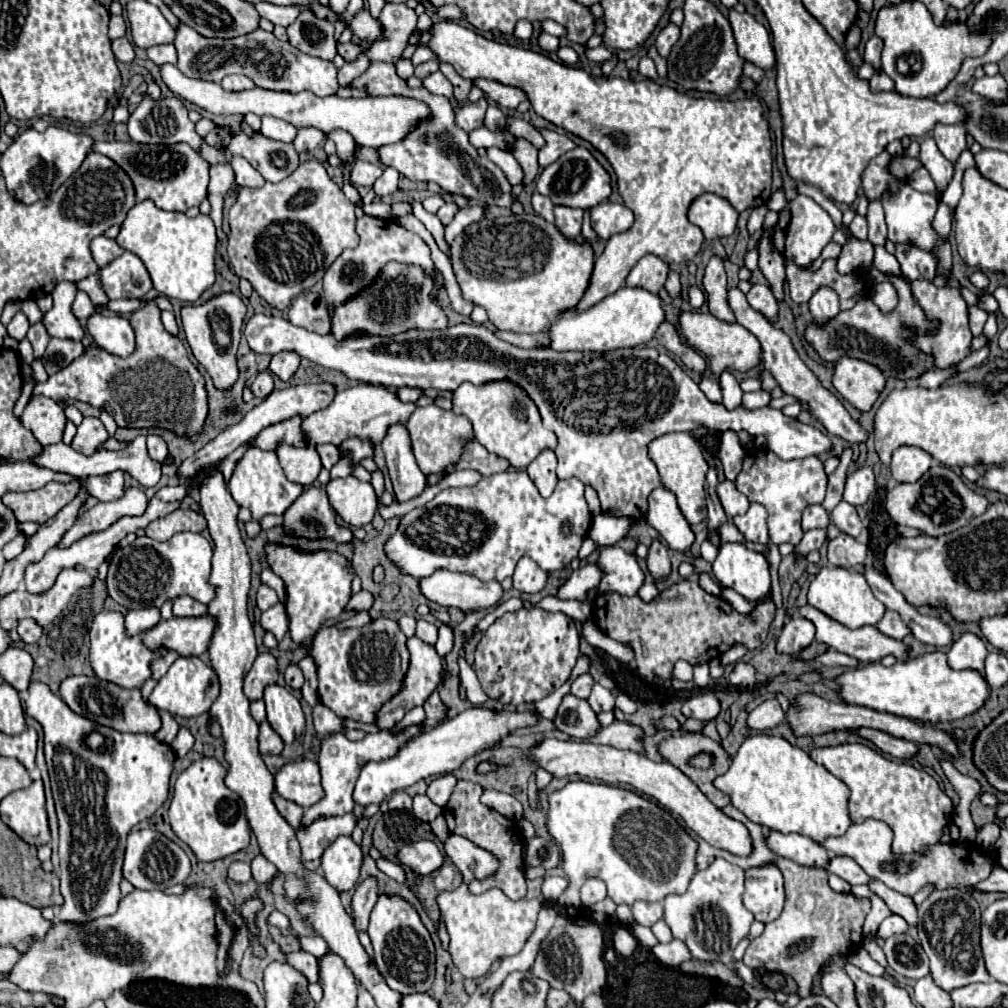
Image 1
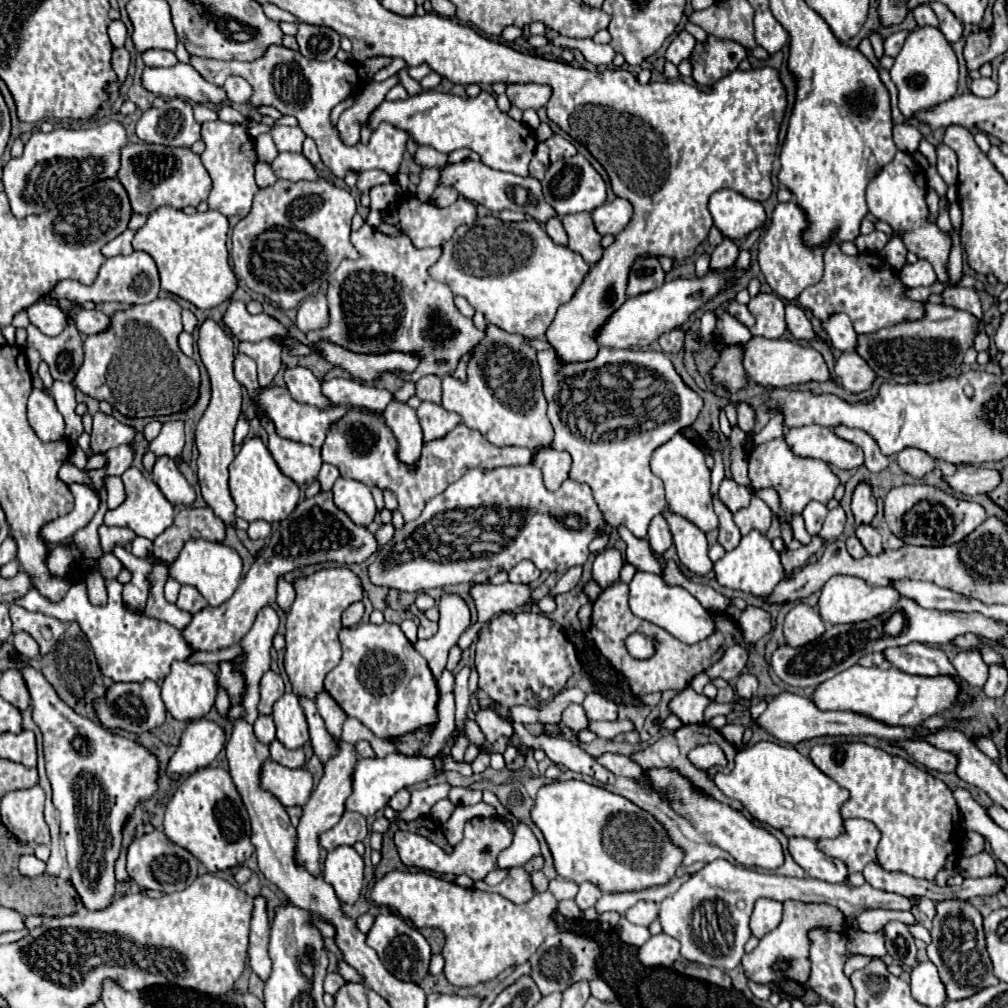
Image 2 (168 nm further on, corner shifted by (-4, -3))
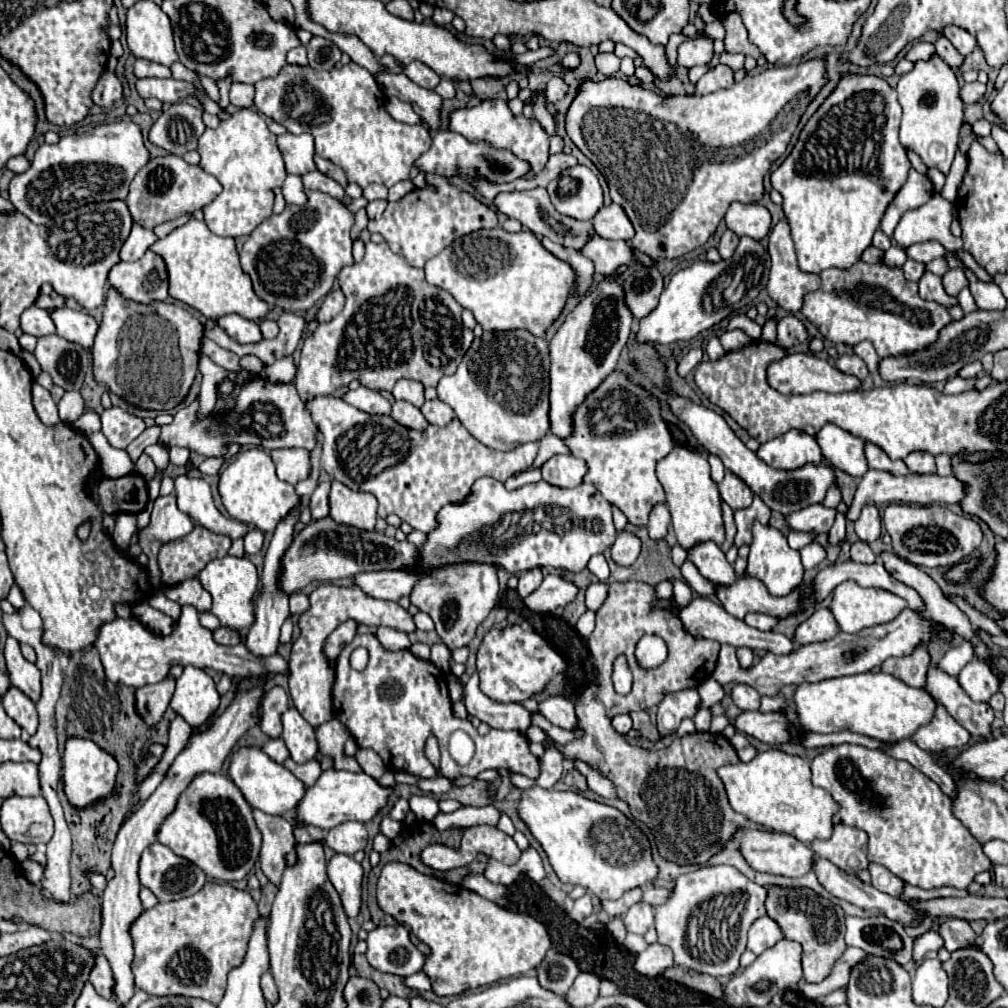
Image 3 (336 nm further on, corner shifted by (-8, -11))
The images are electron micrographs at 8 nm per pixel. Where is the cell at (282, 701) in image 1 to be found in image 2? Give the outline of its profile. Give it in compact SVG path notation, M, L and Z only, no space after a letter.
M286 692L280 700L276 700L272 718L276 722L276 738L286 748L302 748L310 740L308 724L296 694Z

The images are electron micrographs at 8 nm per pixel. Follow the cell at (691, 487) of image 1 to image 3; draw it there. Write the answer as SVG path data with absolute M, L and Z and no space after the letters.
M676 445L674 450L662 458L656 466L660 484L666 490L666 504L672 514L672 526L678 538L678 544L684 550L694 548L702 542L724 542L724 522L722 522L722 498L716 482L710 478L710 464L705 454L694 452L686 446Z

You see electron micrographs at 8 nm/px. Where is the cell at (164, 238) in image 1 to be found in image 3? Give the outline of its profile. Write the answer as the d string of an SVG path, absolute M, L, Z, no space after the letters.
M204 220L186 222L166 238L160 238L150 250L166 262L170 296L202 312L206 318L218 320L226 314L240 314L248 320L262 320L270 314L272 308L256 296L250 276L240 266L234 238L216 236Z

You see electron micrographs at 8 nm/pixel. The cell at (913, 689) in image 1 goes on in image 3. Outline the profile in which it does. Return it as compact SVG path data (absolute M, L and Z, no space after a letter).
M864 672L856 676L838 676L816 684L798 684L792 706L798 714L800 726L806 732L832 734L840 730L850 730L882 742L910 738L916 728L932 720L934 712L934 700L926 690L908 688L906 684L900 684L900 680L884 672Z

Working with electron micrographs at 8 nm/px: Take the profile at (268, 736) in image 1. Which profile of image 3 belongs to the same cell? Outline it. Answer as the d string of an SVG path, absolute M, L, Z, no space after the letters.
M288 758L288 760L284 762L284 766L286 766L306 788L310 788L310 786L320 778L320 774L322 774L318 760L310 760L310 762L306 762L306 764L296 764L292 758Z

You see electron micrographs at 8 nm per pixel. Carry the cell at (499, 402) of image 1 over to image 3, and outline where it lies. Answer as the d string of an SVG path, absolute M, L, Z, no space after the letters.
M508 330L508 332L484 332L480 338L474 338L472 342L472 348L468 348L468 352L464 354L464 360L460 362L460 366L456 368L456 372L452 376L442 376L440 382L438 382L438 398L442 402L446 402L456 418L466 426L466 430L482 444L490 446L490 448L496 448L496 450L512 450L520 444L526 444L526 442L536 442L540 440L542 436L546 436L550 432L550 424L548 424L548 368L550 368L550 358L548 358L548 342L540 336L534 336L530 334L528 330Z

